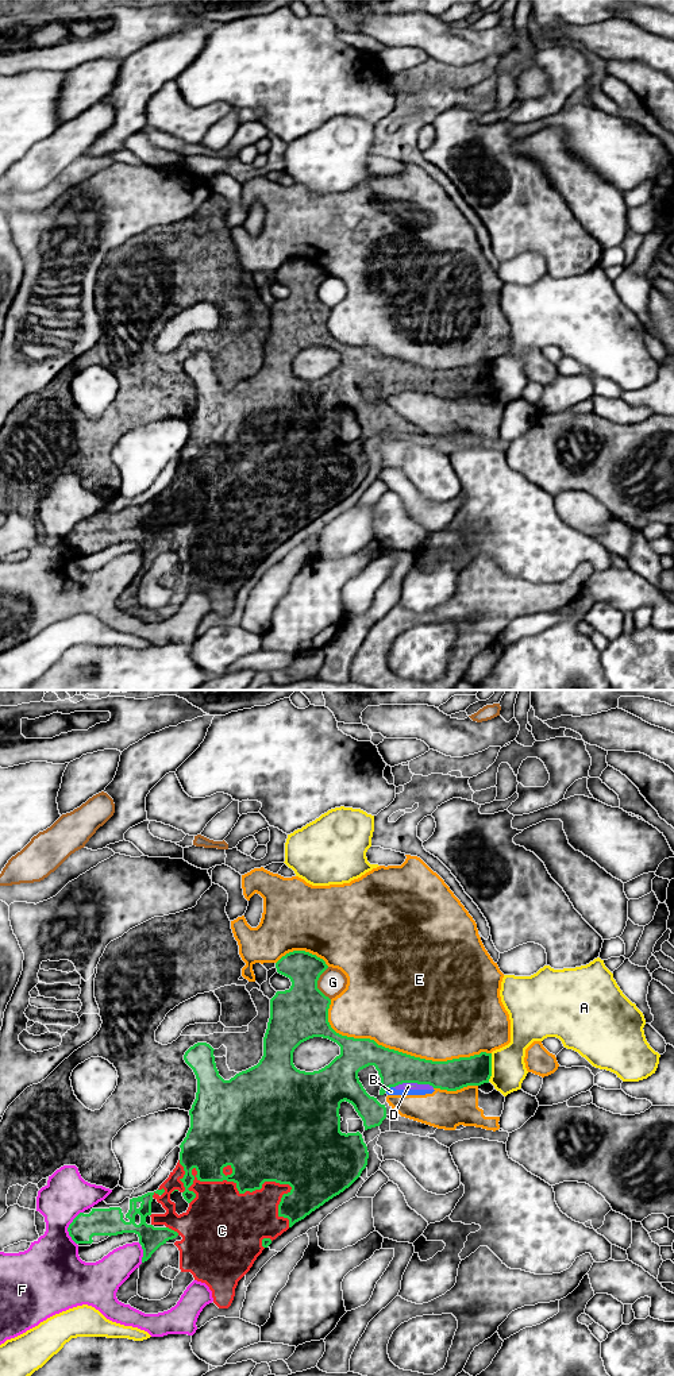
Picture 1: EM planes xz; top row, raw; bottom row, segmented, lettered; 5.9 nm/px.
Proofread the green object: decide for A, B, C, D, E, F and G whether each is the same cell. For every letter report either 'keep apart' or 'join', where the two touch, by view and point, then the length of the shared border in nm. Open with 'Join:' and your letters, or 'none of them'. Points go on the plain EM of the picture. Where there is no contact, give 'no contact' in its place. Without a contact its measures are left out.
Join: C
A: keep apart; contact xz (490, 376); length 170 nm
B: keep apart; contact xz (388, 396); length 60 nm
C: join; contact xz (246, 498); length 750 nm
D: keep apart; contact xz (413, 390); length 240 nm
E: keep apart; contact xz (397, 359); length 1000 nm
F: keep apart; contact xz (68, 536); length 200 nm
G: keep apart; contact xz (316, 292); length 200 nm

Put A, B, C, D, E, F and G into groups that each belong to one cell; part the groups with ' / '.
A / B D E F / C / G

